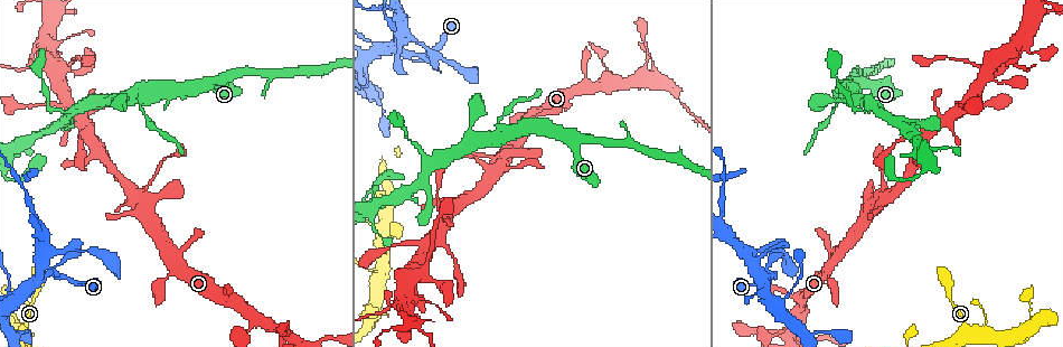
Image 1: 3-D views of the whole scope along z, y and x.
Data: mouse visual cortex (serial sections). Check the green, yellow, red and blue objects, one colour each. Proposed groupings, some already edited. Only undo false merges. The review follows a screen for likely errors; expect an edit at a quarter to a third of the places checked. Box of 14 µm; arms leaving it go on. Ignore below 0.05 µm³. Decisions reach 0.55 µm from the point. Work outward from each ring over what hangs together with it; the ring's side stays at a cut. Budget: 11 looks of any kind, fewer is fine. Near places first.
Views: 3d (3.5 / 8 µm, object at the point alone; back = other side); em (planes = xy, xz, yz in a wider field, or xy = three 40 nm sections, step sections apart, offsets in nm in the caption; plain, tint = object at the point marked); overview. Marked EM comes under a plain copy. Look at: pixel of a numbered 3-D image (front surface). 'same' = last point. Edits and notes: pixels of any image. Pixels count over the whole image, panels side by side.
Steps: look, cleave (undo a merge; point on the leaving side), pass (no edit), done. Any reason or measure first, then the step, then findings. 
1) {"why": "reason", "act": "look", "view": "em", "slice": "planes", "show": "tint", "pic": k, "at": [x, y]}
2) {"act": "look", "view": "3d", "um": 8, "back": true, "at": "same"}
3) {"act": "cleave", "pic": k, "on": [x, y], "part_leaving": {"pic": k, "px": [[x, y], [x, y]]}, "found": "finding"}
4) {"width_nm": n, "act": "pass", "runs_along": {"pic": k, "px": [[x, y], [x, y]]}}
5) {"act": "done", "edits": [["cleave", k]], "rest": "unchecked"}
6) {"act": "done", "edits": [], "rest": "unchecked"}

{"why": "small branch off a trunk", "act": "look", "view": "3d", "um": 8, "pic": 1, "at": [42, 273]}

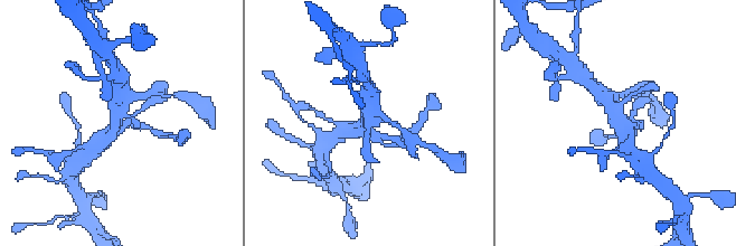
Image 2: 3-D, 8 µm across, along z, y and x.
{"act": "look", "view": "em", "slice": "xy", "step": 2, "show": "tint", "pic": 2, "at": [622, 122]}

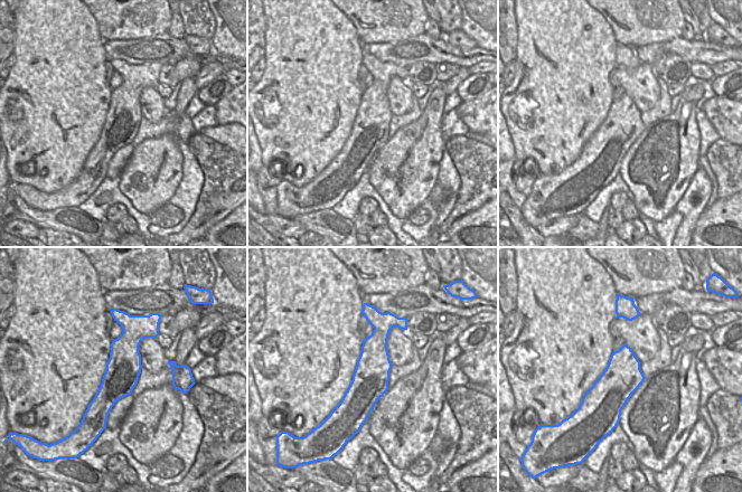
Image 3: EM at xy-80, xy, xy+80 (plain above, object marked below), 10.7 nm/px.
{"act": "pass", "runs_along": {"pic": 2, "px": [[142, 126], [118, 122], [95, 147]]}, "found": "continuous, no second cell"}

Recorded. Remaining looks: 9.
{"why": "four arms meet", "act": "look", "view": "3d", "um": 3.5, "pic": 1, "at": [145, 187]}

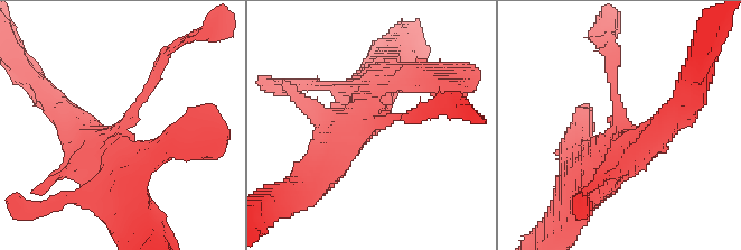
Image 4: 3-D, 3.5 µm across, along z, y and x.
{"act": "look", "view": "em", "slice": "xy", "step": 5, "show": "tint", "pic": 4, "at": [623, 123]}

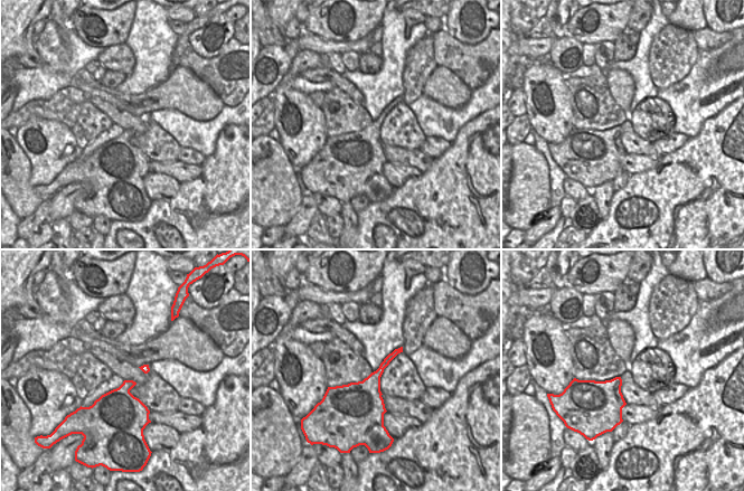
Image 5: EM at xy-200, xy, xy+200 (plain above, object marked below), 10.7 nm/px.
{"arms": 4, "act": "pass", "runs_along": {"pic": 4, "px": [[120, 184], [113, 132], [161, 63]]}, "found": "continuous, no second cell"}

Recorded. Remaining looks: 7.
{"why": "four or more arms meet", "act": "look", "view": "3d", "um": 3.5, "back": true, "pic": 1, "at": [960, 114]}

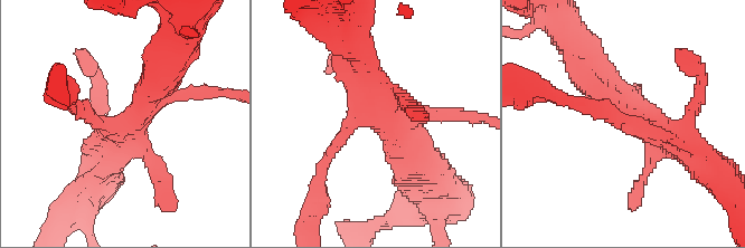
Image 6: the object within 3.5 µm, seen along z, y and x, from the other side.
{"arms": 4, "arm_widths_nm": [150, 200, 350, 400], "why": "shape alone is not enough", "act": "look", "view": "em", "slice": "planes", "show": "tint", "pic": 6, "at": [140, 114]}

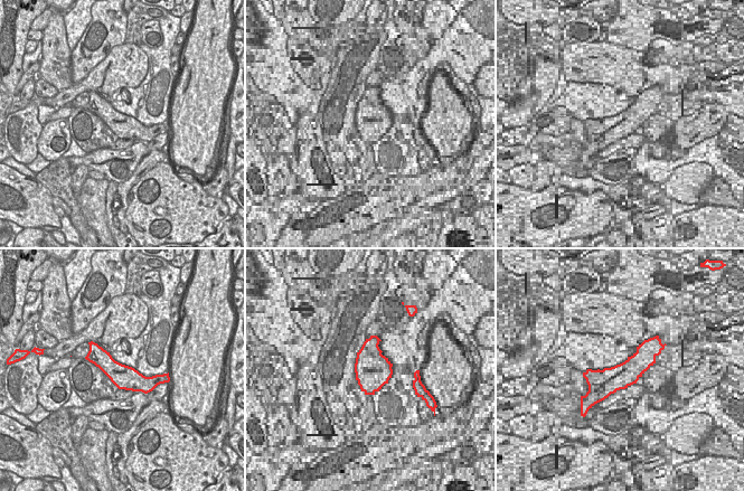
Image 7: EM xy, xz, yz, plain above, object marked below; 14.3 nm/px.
{"act": "pass", "runs_along": {"pic": 7, "px": [[90, 356], [123, 377], [154, 381]]}, "found": "one cell here"}

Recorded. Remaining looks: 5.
{"act": "look", "view": "3d", "um": 3.5, "pic": 1, "at": [392, 300]}

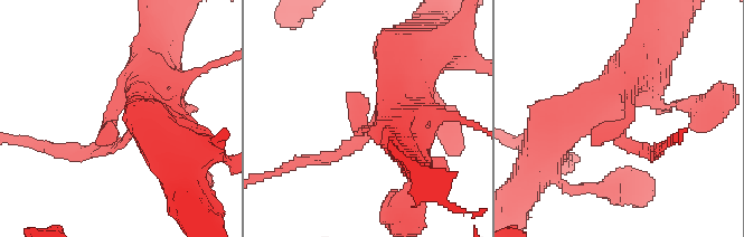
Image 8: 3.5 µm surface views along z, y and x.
{"arm_widths_nm": [150, 500], "act": "look", "view": "em", "slice": "xy", "step": 3, "show": "tint", "pic": 8, "at": [127, 135]}

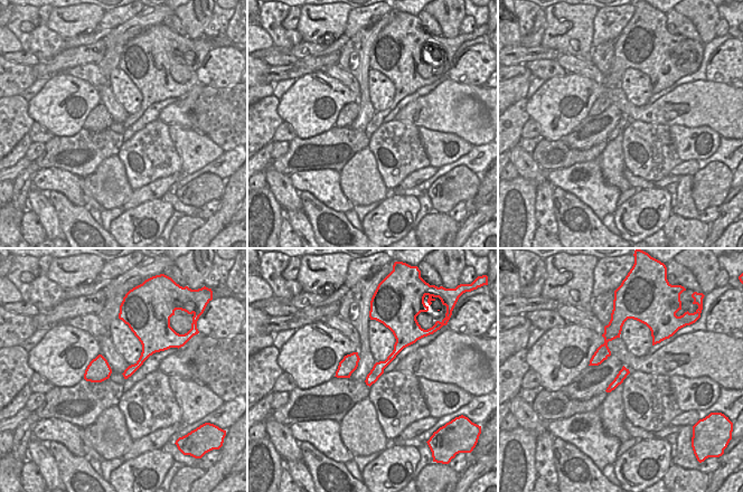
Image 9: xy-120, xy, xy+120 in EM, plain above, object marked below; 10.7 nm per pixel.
{"act": "cleave", "pic": 8, "on": [95, 152], "border": {"pic": 9, "px": [[137, 362], [139, 367]]}, "found": "two cells meet here"}

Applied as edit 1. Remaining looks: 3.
{"act": "done", "edits": [["cleave", 8]], "rest": "unchecked"}

